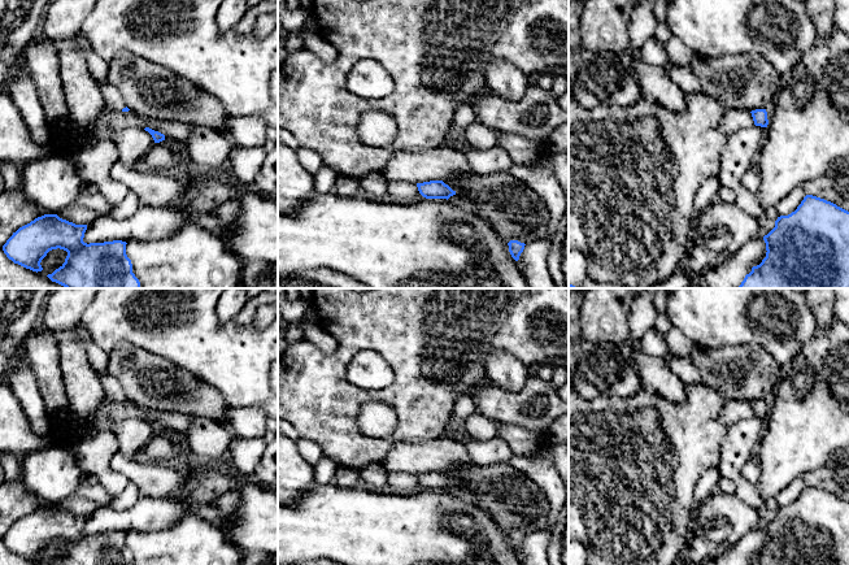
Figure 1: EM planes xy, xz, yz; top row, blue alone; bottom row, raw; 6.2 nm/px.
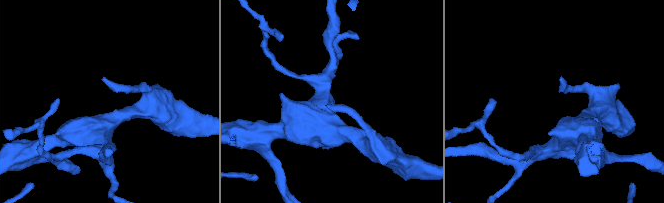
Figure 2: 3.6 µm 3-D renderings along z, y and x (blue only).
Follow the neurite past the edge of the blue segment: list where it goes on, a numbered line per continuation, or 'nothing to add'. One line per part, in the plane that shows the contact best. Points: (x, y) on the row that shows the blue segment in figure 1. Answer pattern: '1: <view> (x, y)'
1: xy (112, 96)

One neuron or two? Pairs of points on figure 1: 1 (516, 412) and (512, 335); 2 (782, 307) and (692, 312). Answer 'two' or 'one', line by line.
1: two
2: one

